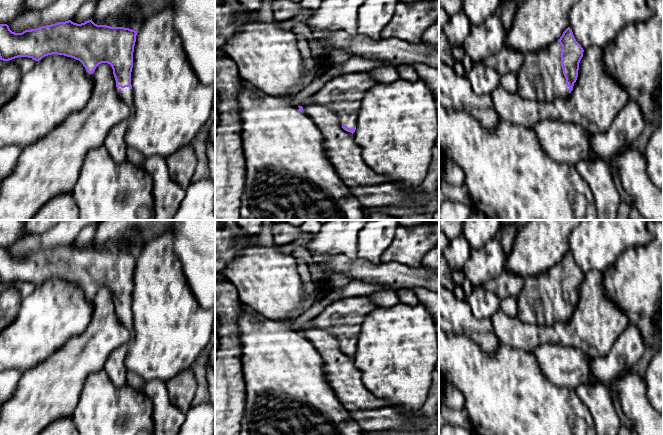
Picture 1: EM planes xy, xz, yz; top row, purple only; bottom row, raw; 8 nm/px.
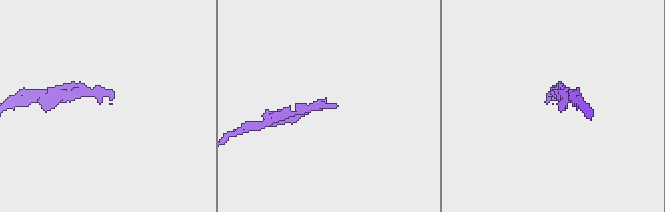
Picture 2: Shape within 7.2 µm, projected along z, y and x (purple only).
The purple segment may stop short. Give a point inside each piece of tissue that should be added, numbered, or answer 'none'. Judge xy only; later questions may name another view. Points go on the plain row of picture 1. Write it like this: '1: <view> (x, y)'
1: xy (125, 317)

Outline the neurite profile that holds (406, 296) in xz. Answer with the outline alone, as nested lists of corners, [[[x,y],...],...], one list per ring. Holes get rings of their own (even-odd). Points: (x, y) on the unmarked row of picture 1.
[[[399,289],[396,292],[401,303],[411,306],[419,303],[417,295],[410,289]]]

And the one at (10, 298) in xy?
[[[7,286],[0,292],[0,332],[18,316],[21,301],[21,293],[14,286]]]

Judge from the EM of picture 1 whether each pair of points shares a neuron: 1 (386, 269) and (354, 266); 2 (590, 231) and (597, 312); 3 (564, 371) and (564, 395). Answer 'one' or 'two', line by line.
1: one
2: two
3: two

